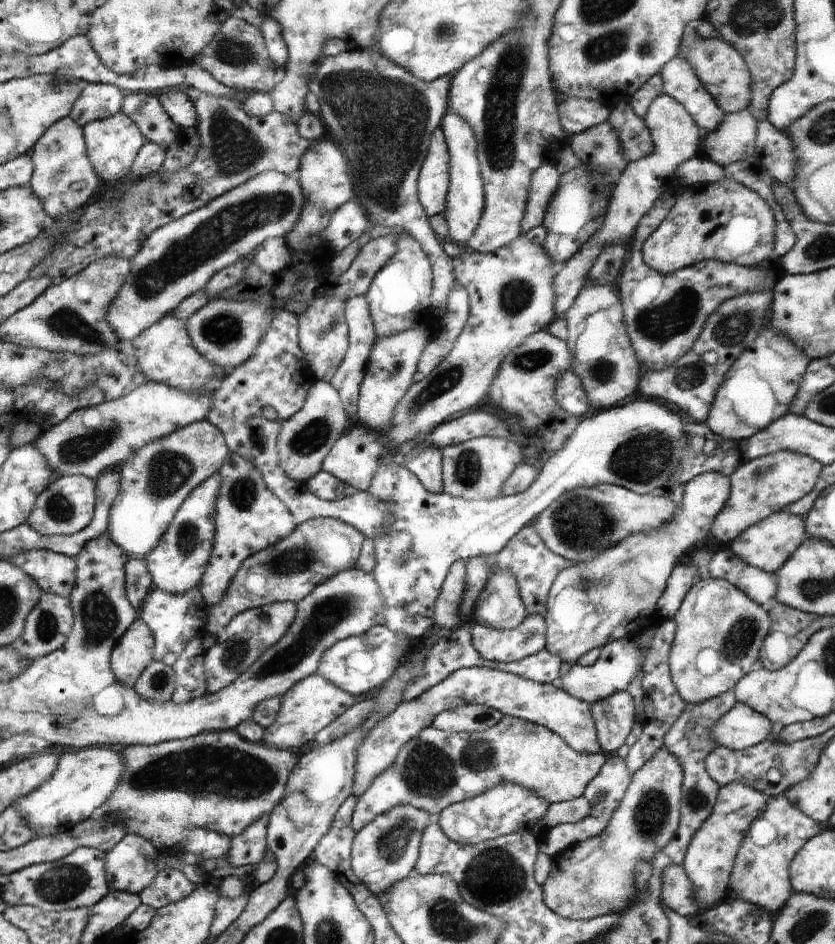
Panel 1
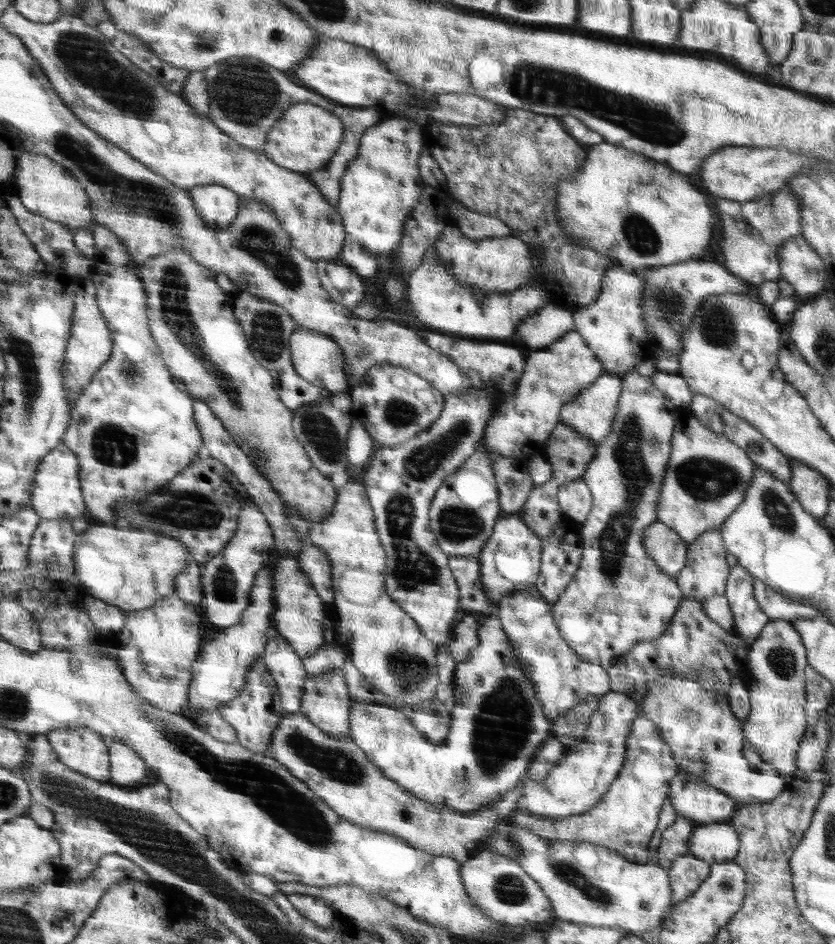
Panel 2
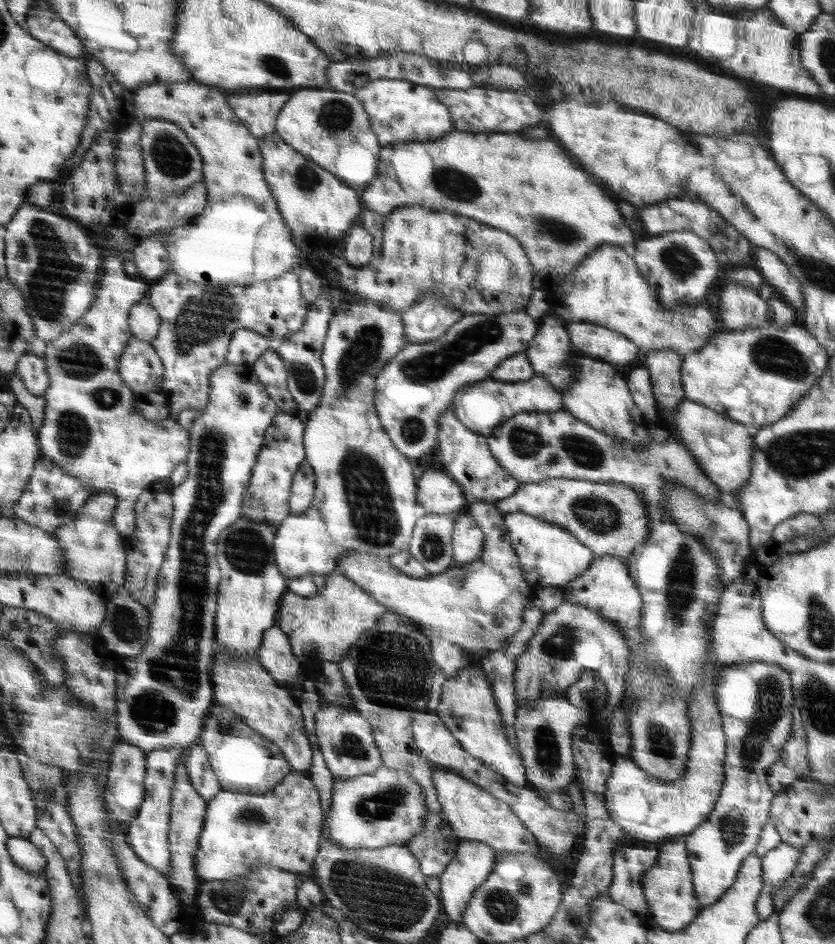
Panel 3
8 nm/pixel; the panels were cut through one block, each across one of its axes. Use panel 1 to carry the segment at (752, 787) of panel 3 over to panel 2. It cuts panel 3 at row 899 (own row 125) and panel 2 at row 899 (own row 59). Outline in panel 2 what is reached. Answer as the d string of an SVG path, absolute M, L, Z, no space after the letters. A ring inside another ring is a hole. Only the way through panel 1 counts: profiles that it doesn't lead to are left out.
M682 855L672 861L669 874L672 889L672 908L692 897L692 893L710 876L711 864L696 855Z

